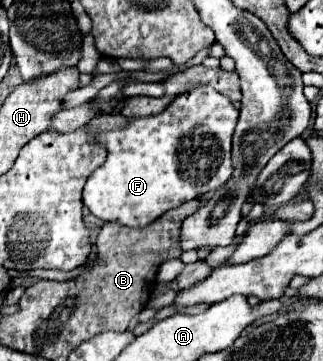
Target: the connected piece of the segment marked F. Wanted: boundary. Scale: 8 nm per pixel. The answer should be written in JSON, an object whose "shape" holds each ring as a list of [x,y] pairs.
{"shape":[[[195,85],[173,97],[173,101],[159,115],[131,117],[125,127],[99,133],[97,141],[107,149],[107,161],[87,179],[83,189],[83,205],[103,221],[115,221],[125,227],[141,229],[169,209],[219,189],[233,173],[231,135],[237,125],[237,117],[237,107],[225,95],[211,89],[211,85]]]}

